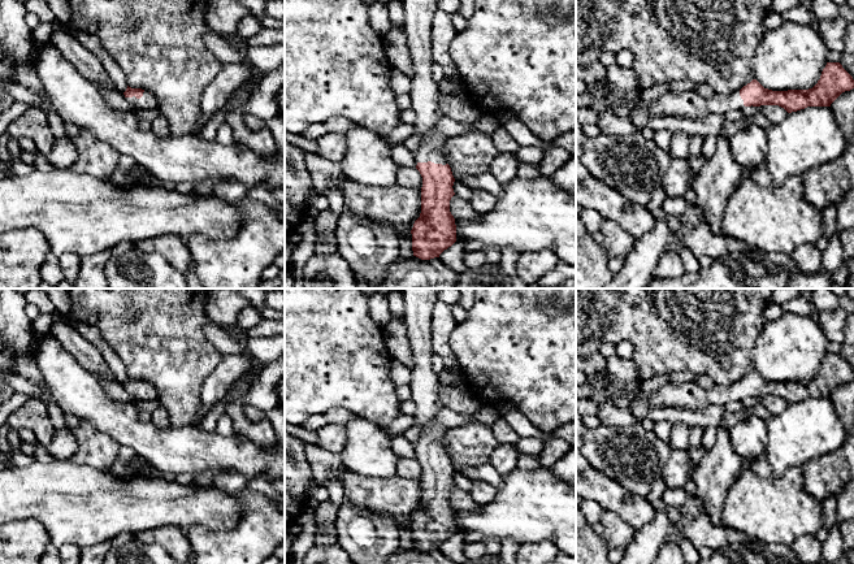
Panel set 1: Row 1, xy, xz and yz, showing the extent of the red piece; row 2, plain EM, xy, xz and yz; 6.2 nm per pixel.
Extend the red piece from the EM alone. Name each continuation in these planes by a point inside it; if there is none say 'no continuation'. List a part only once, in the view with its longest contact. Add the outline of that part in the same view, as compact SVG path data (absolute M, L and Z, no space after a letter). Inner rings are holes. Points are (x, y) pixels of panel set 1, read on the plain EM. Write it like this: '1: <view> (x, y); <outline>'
1: xz (419, 303); M402 288L404 318L412 347L412 379L408 385L416 405L415 425L422 430L415 443L417 454L432 452L446 456L442 441L447 428L434 421L443 407L439 399L439 376L432 368L432 311L437 301L437 288Z

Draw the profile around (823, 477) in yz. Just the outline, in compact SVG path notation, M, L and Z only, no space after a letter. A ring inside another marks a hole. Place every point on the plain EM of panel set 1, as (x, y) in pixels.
M854 379L842 383L831 400L848 431L846 442L835 454L799 467L806 491L819 500L837 496L854 480Z

